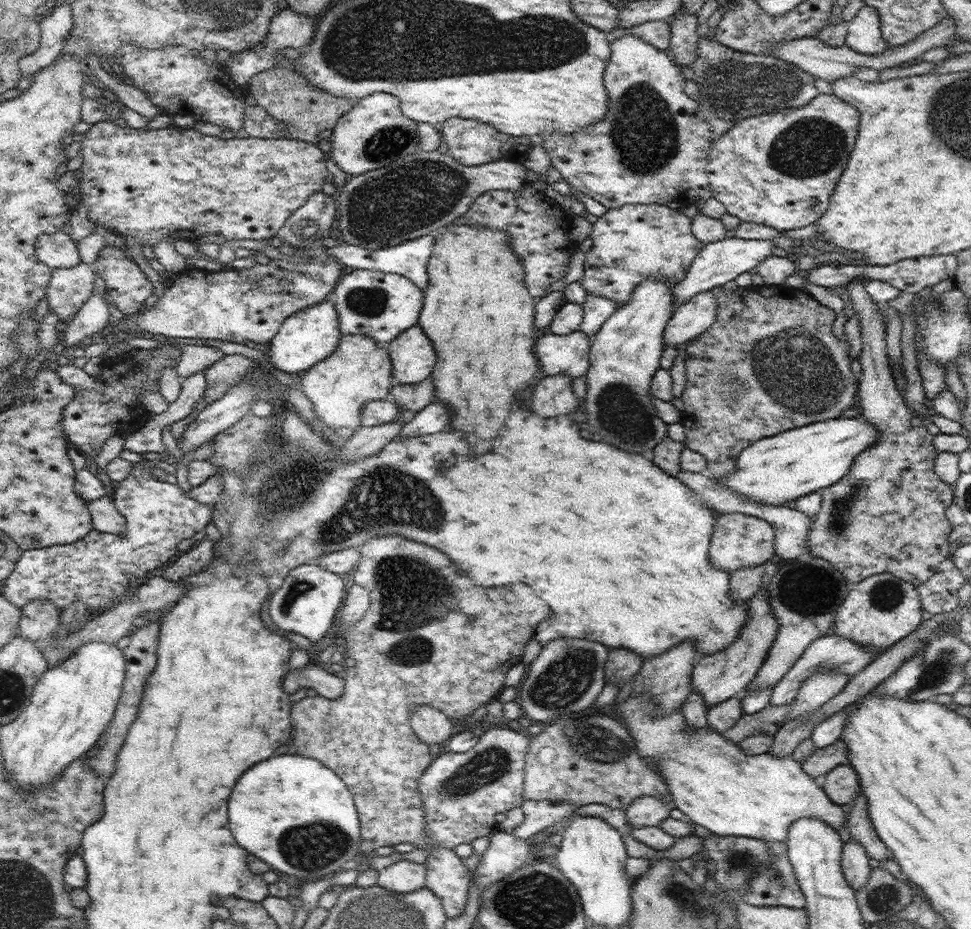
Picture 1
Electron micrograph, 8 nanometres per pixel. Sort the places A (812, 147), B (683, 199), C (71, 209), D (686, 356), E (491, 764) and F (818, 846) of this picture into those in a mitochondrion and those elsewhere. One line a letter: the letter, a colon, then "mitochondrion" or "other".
A: mitochondrion
B: other
C: other
D: other
E: mitochondrion
F: other

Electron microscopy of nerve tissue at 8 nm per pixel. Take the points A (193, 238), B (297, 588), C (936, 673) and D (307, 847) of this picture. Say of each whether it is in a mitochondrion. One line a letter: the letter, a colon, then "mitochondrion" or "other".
A: other
B: mitochondrion
C: mitochondrion
D: mitochondrion

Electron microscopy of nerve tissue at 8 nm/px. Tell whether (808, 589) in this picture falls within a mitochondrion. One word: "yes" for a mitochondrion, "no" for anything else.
yes

